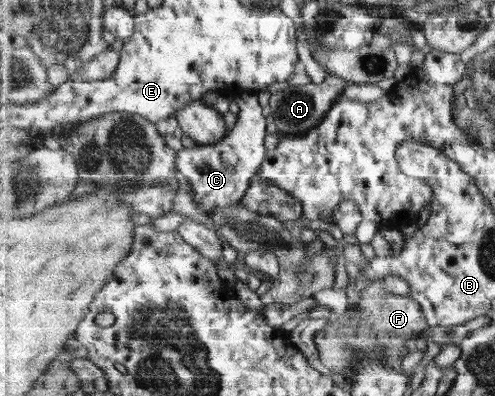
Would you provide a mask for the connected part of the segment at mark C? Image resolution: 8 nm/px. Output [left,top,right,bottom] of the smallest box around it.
[177,93,267,214]

